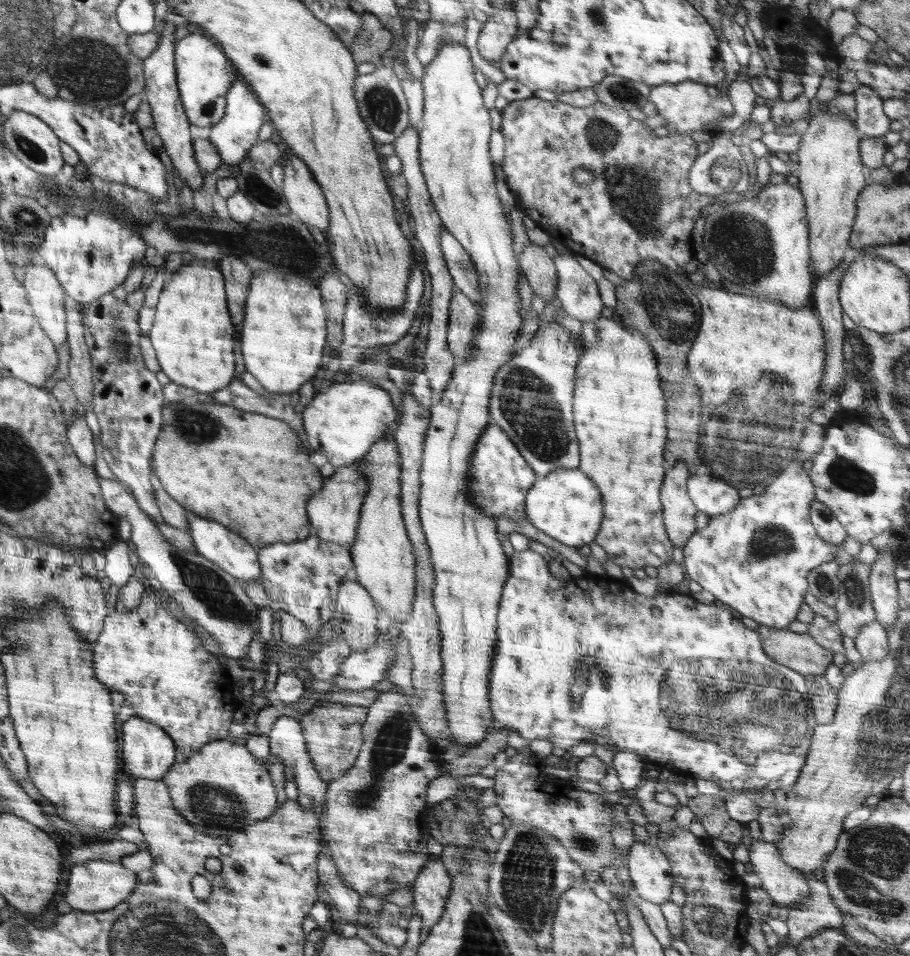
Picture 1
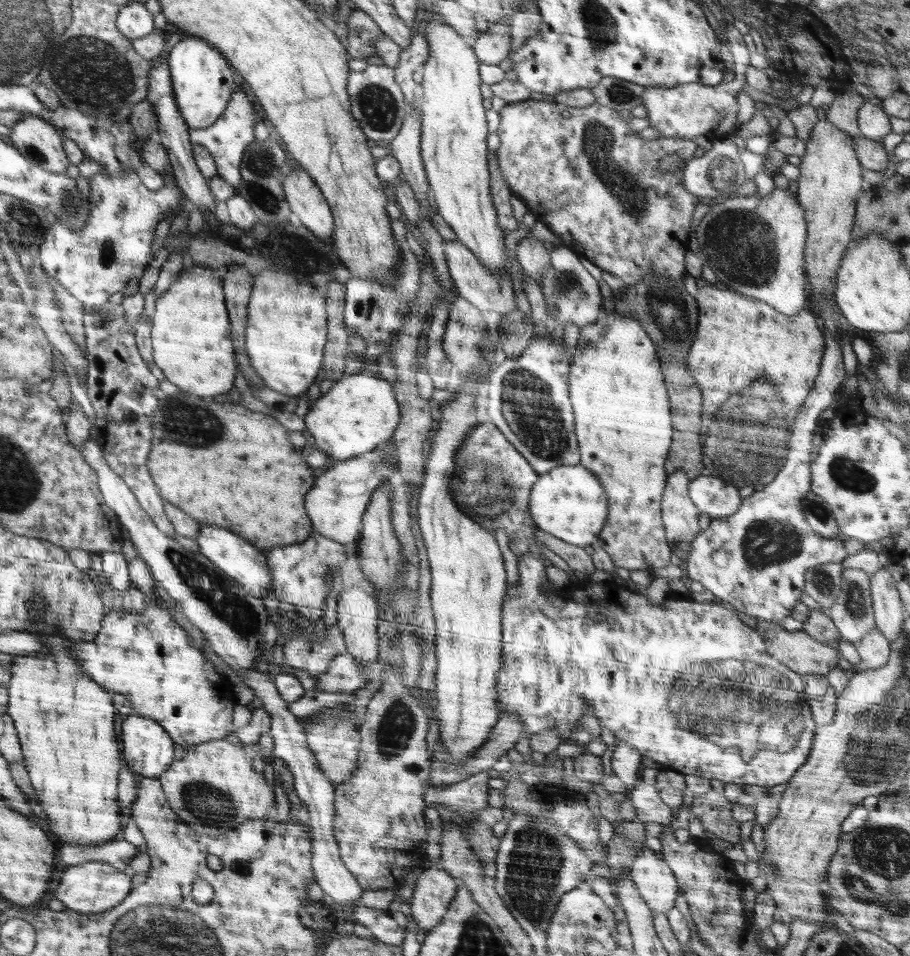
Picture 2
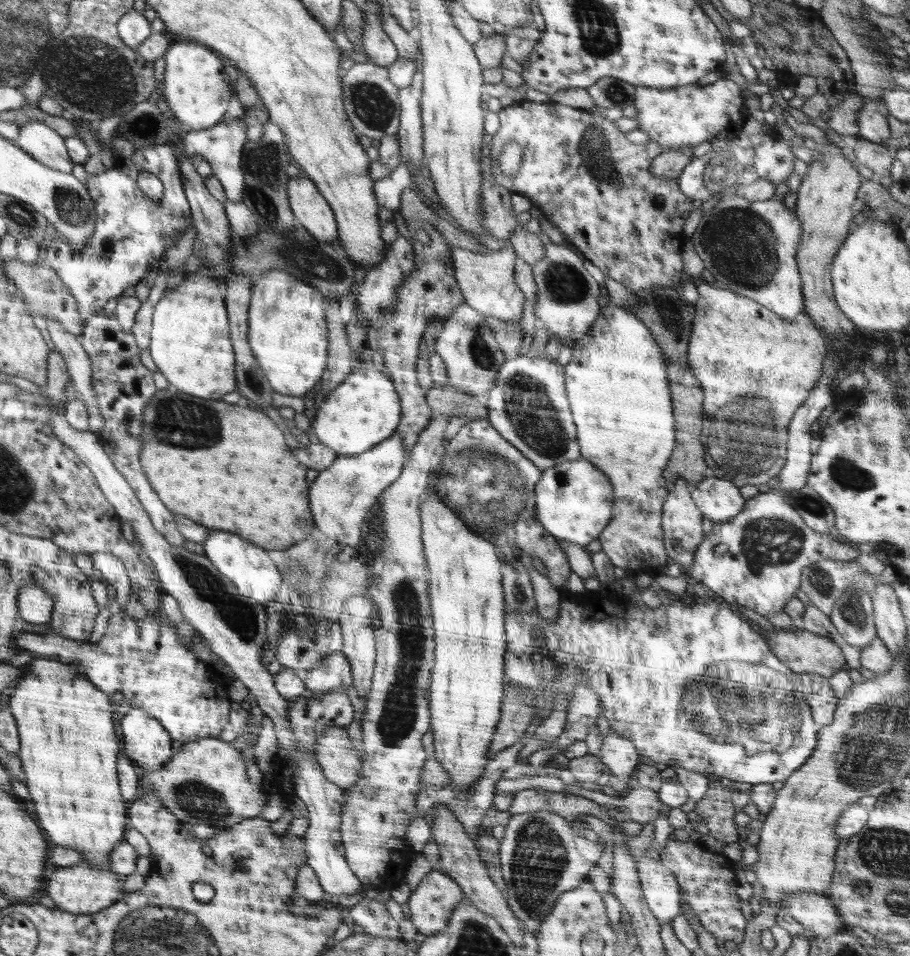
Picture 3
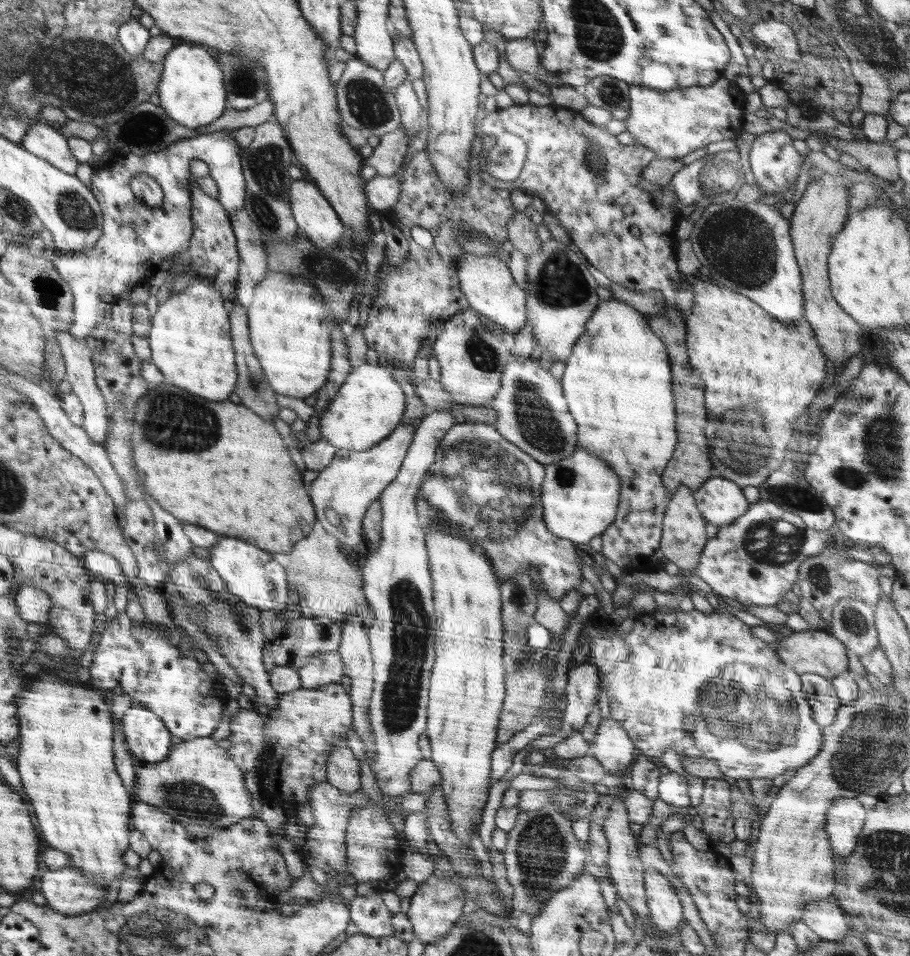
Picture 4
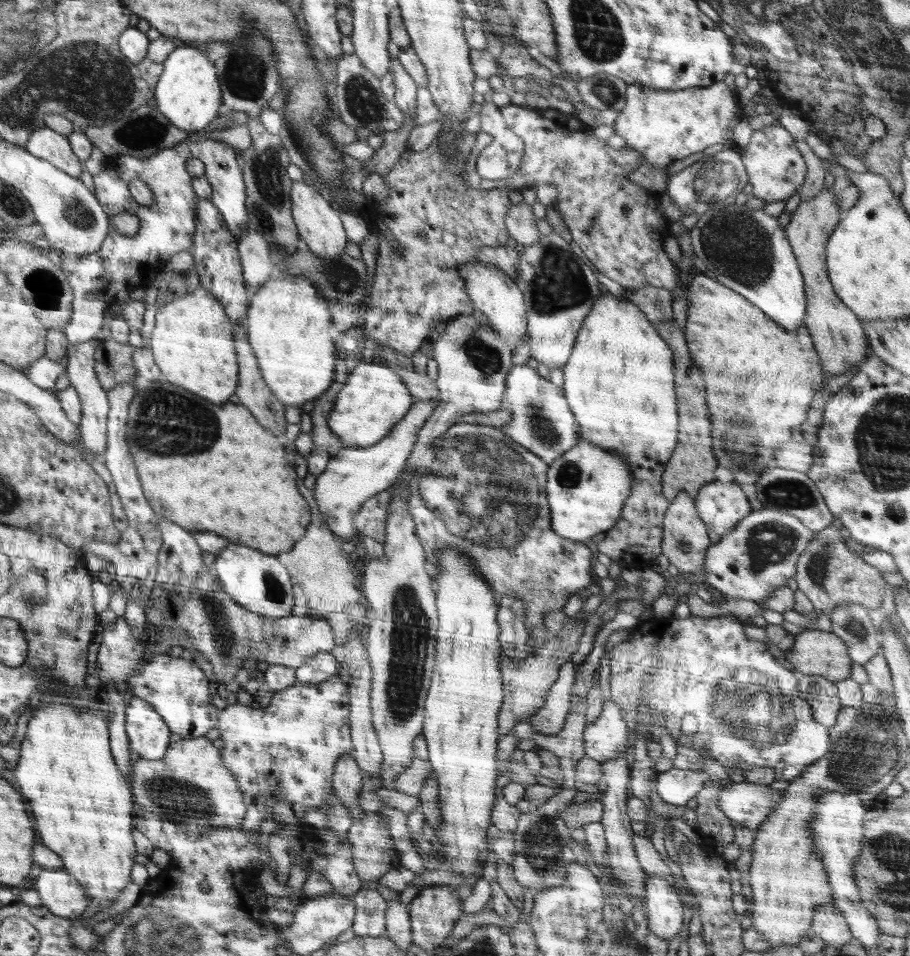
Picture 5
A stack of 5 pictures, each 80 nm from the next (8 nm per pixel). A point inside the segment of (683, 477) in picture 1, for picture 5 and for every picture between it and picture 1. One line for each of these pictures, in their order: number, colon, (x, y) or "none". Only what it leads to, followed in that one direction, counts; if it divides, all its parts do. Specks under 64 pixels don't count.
2: (680, 517)
3: (681, 520)
4: (683, 538)
5: (685, 542)

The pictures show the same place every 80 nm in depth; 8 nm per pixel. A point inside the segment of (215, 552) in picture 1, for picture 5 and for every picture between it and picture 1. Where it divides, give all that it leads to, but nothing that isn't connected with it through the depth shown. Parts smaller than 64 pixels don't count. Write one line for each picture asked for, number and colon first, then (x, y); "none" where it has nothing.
2: (246, 564)
3: (247, 565)
4: (250, 573)
5: (258, 582)

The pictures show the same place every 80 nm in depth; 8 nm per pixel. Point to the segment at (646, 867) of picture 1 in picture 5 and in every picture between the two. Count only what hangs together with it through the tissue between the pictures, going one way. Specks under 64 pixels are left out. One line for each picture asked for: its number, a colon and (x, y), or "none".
2: (656, 883)
3: (661, 891)
4: (666, 911)
5: (663, 907)

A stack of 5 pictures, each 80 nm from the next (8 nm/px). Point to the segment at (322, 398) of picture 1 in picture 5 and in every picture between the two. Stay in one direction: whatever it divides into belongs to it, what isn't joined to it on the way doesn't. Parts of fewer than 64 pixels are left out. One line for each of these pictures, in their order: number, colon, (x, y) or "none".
2: (360, 412)
3: (365, 409)
4: (370, 405)
5: (373, 399)

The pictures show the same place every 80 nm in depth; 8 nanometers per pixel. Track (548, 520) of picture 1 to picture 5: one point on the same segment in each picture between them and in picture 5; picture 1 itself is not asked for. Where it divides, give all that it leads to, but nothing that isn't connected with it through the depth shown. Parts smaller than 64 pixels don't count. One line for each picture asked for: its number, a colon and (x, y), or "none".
2: (566, 501)
3: (574, 502)
4: (580, 494)
5: (586, 487)

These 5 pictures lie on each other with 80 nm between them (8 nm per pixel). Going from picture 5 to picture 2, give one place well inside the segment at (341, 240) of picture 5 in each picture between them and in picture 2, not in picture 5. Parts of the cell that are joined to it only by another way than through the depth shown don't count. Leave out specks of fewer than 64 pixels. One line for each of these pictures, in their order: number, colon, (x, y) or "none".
2: (305, 199)
3: (313, 211)
4: (316, 218)

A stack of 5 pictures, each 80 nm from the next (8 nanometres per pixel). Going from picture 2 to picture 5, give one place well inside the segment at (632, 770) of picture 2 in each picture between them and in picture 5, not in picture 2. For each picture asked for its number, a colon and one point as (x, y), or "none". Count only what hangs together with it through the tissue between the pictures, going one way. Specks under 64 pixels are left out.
3: (618, 753)
4: (612, 747)
5: (604, 739)

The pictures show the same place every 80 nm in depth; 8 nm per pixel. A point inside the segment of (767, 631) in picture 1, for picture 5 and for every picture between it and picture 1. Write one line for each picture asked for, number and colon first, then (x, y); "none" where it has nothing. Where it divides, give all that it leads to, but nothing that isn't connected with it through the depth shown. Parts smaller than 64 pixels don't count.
2: (798, 651)
3: (803, 652)
4: (812, 651)
5: (815, 652)

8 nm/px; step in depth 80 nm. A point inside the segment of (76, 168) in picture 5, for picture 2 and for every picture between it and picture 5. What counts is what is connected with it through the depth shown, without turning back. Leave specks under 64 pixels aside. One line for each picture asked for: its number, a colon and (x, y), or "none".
2: (38, 140)
3: (42, 142)
4: (43, 140)

